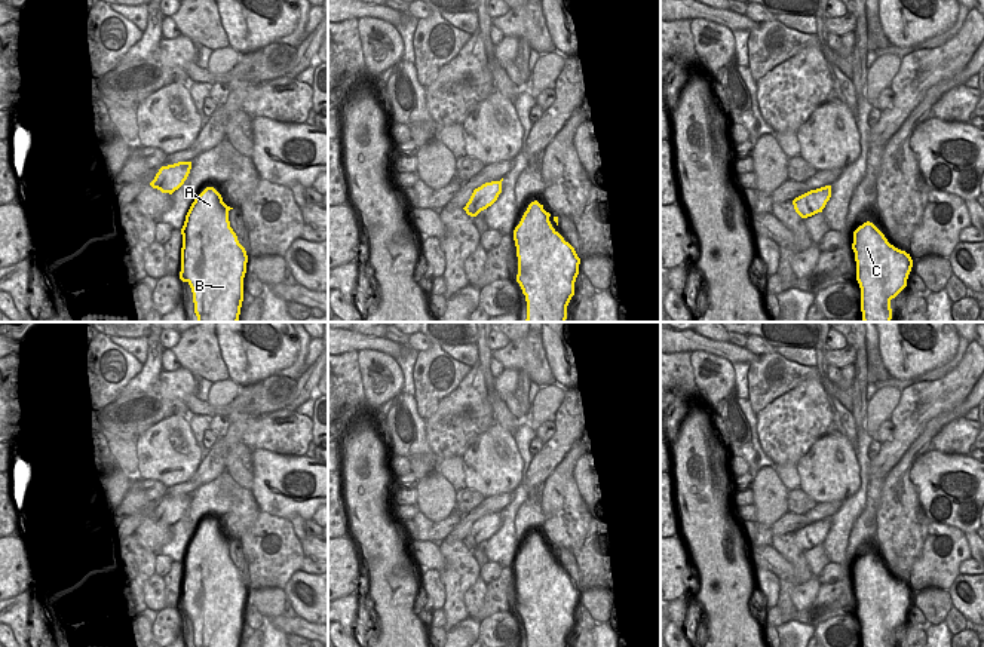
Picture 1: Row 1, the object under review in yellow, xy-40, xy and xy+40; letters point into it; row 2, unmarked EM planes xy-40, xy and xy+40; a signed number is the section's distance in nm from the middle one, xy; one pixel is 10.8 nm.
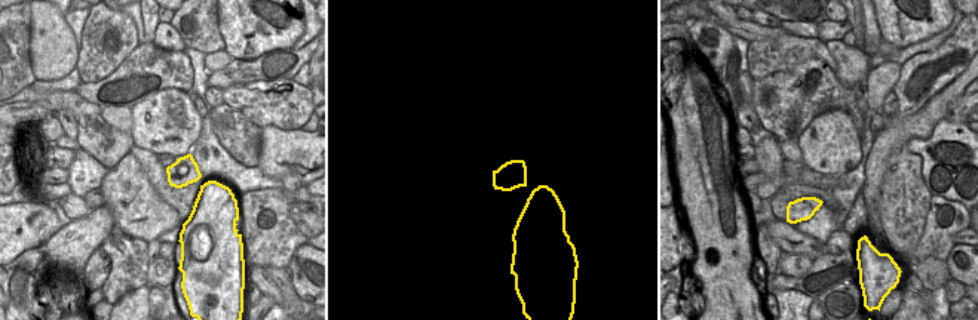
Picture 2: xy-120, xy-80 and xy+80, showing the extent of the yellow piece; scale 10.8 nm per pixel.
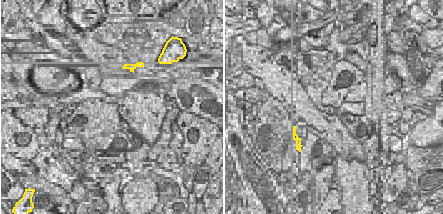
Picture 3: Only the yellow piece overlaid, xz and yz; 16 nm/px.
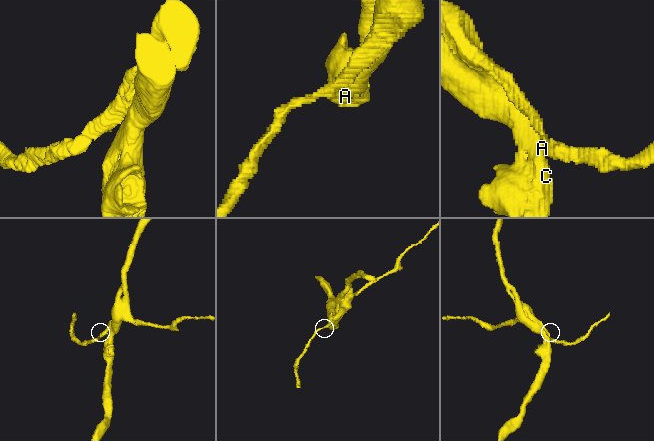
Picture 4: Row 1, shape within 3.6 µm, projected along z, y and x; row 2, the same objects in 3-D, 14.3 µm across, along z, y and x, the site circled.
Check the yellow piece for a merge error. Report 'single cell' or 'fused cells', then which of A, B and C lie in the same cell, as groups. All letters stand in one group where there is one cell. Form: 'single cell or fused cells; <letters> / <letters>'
single cell; A B C

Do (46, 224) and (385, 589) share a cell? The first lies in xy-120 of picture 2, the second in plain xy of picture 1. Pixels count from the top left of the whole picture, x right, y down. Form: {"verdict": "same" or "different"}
{"verdict": "different"}

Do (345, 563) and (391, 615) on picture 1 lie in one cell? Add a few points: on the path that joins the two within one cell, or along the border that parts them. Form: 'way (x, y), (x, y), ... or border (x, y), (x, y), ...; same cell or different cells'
border (356, 552), (367, 577), (367, 591), (362, 597); different cells

